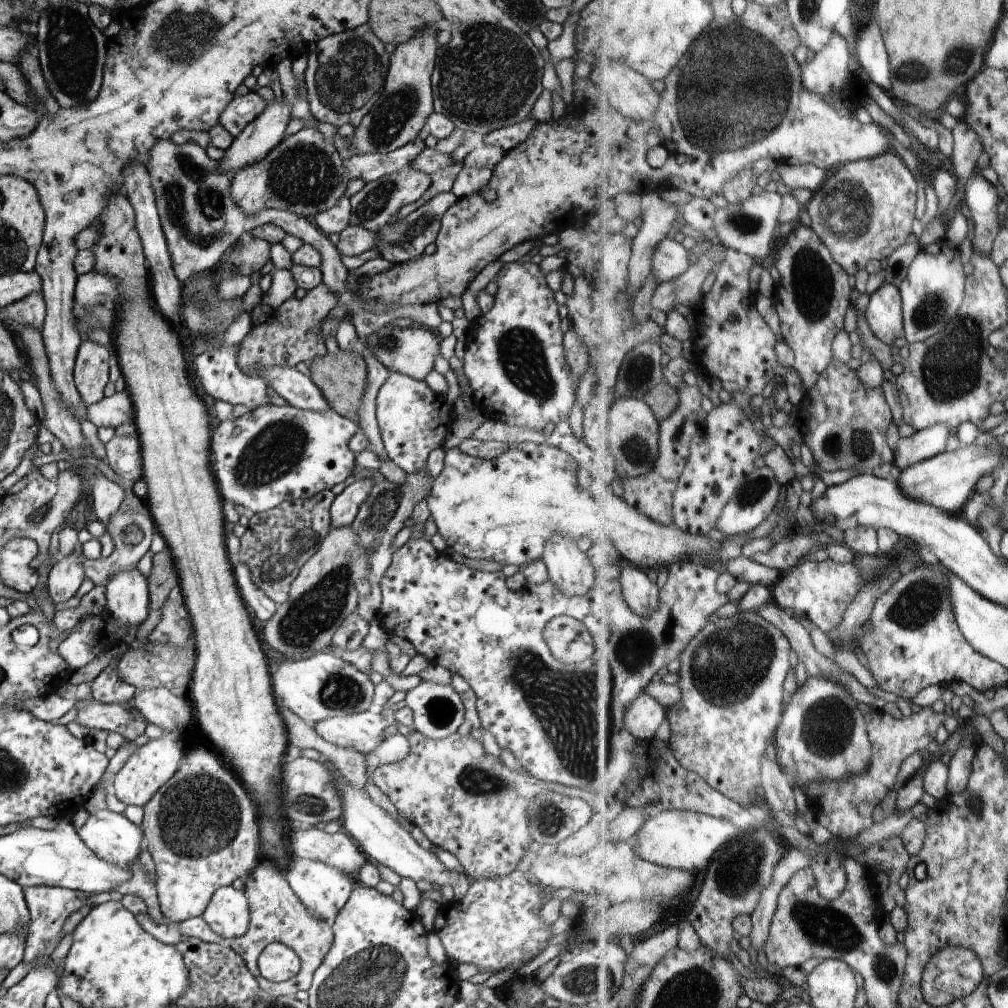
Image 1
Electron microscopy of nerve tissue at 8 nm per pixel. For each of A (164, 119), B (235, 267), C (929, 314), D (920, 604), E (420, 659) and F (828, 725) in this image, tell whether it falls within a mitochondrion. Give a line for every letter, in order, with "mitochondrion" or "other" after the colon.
A: other
B: mitochondrion
C: mitochondrion
D: mitochondrion
E: other
F: mitochondrion

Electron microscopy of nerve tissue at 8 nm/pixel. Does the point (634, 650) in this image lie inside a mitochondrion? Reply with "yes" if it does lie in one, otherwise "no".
yes

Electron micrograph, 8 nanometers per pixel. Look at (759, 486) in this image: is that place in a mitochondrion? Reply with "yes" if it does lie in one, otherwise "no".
yes

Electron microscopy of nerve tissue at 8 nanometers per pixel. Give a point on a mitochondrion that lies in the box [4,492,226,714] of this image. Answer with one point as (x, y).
(37, 516)

